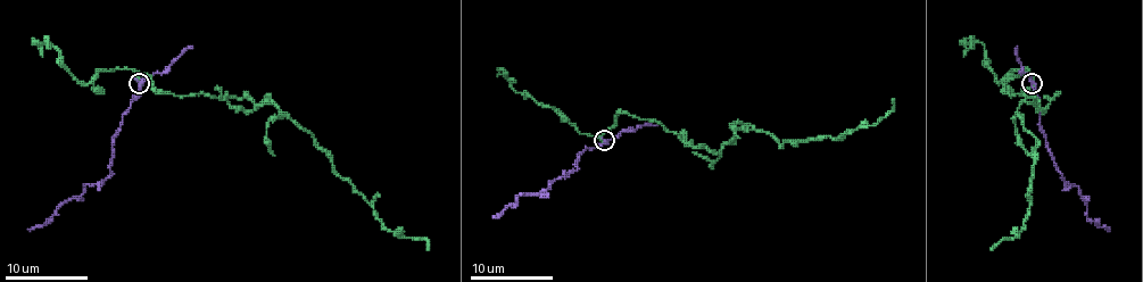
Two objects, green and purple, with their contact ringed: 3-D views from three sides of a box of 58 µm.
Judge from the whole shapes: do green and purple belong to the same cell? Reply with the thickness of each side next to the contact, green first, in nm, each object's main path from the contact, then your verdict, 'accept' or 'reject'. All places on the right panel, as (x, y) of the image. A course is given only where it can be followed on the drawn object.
140 nm thick on the green side, 320 nm on the other; green runs (1032, 81), (1025, 71), (1004, 89), (1044, 110), (1017, 108), (1037, 144), (1029, 215), (1017, 238), (991, 250); purple runs (1032, 83), (1040, 101), (1040, 124), (1054, 165), (1085, 198), (1087, 217), (1109, 229); reject

